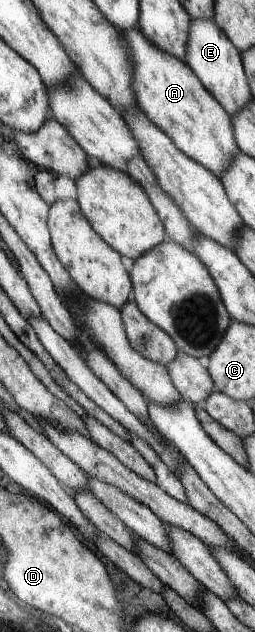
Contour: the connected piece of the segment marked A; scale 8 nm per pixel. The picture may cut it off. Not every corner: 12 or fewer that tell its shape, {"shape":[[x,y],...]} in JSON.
{"shape":[[138,26],[139,108],[216,176],[239,152],[233,117]]}

